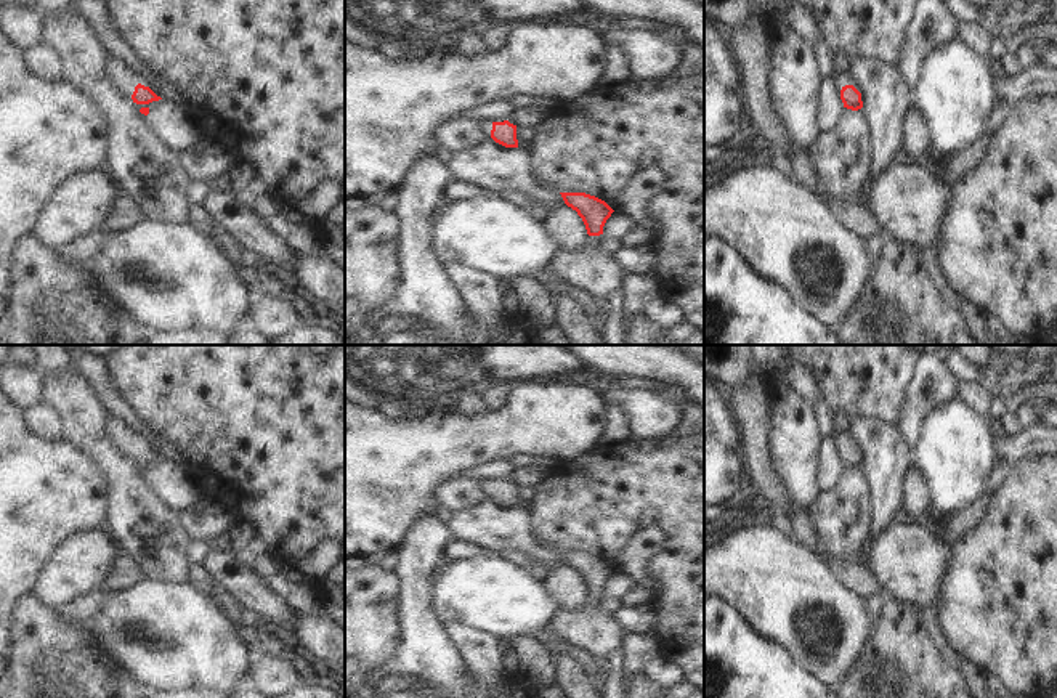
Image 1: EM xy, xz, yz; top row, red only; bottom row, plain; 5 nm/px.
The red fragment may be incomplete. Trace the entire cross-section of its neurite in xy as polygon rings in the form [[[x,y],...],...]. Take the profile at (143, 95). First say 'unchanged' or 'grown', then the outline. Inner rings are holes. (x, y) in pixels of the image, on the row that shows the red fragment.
grown; [[[106,56],[106,72],[119,93],[136,104],[149,104],[162,99],[149,87],[140,83],[140,74],[133,74],[117,58]]]

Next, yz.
grown; [[[837,74],[832,75],[840,85],[840,99],[844,108],[858,111],[863,108],[861,93],[850,83],[850,74]]]

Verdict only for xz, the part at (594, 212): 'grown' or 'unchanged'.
grown

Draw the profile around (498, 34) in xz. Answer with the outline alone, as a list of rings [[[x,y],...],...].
[[[510,21],[492,22],[481,37],[488,51],[502,48],[510,37]]]

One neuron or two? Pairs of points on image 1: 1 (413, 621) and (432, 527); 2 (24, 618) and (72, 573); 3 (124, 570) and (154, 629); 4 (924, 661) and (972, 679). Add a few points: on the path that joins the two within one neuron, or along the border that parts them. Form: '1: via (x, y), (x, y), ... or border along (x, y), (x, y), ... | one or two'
1: via (416, 597), (416, 564), (421, 551) | one
2: border along (31, 592), (55, 610) | two
3: border along (145, 580), (124, 589), (103, 588) | two
4: border along (958, 671), (964, 681) | two

